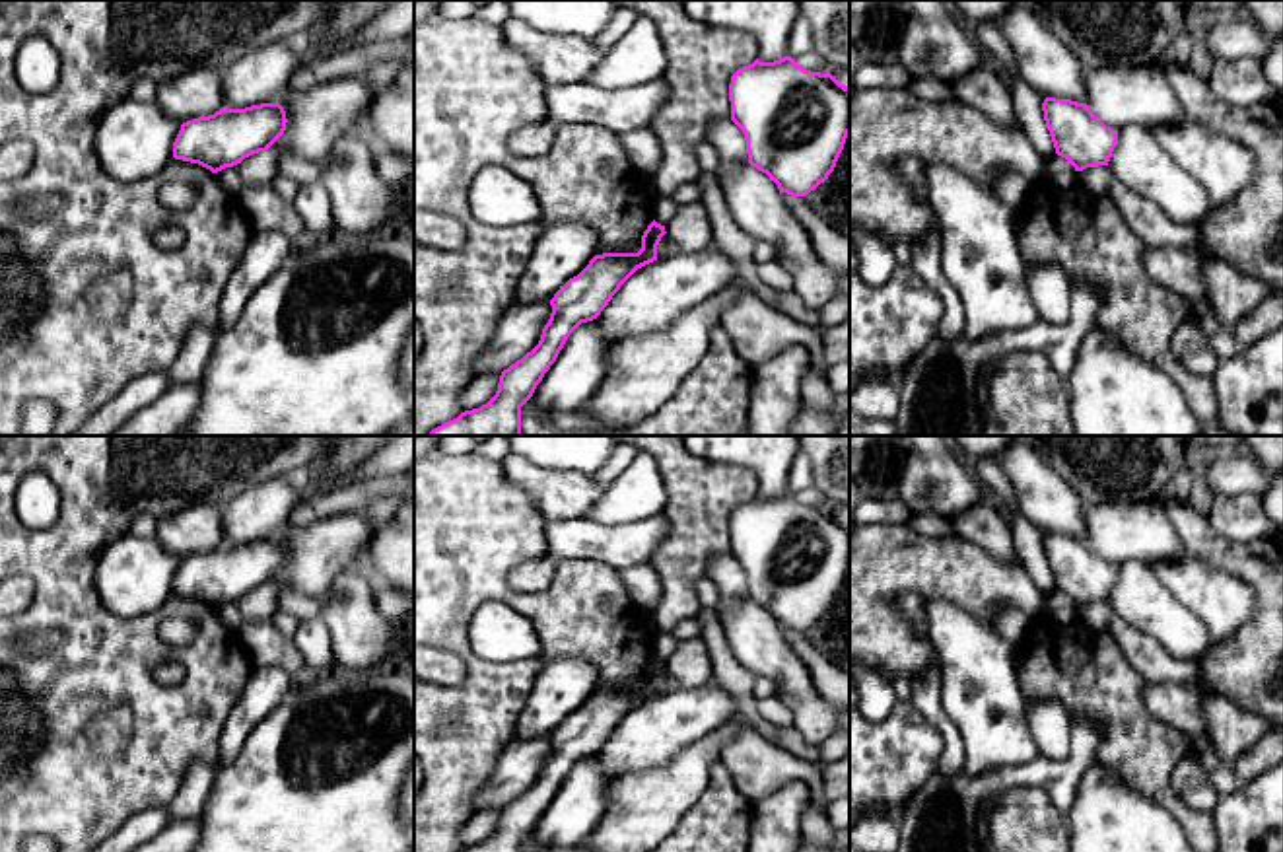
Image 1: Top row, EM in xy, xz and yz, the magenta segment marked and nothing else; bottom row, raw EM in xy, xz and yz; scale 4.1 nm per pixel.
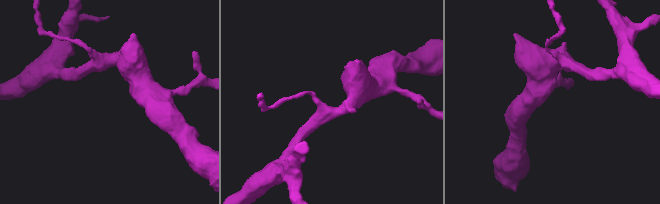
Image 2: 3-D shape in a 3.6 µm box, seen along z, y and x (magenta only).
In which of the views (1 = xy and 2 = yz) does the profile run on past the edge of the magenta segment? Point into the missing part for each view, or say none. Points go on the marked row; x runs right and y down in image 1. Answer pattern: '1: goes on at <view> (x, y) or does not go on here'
1: does not go on here
2: does not go on here

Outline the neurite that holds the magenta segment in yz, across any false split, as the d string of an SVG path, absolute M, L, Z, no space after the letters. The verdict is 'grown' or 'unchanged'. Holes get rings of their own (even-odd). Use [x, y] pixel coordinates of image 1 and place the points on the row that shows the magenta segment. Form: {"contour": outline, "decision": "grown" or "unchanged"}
{"contour": "M1046 97L1042 111L1056 154L1075 171L1108 165L1118 144L1118 130L1094 117L1087 103Z", "decision": "unchanged"}

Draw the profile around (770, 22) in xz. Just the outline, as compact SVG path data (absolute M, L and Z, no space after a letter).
M684 0L684 10L706 25L752 35L758 60L774 62L787 56L799 0Z

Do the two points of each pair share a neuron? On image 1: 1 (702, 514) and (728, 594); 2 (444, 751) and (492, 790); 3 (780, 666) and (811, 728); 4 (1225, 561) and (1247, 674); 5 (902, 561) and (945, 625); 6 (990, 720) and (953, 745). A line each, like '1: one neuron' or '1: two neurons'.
1: two neurons
2: two neurons
3: one neuron
4: one neuron
5: two neurons
6: two neurons

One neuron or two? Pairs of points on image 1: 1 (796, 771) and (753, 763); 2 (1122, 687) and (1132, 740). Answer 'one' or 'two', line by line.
1: one
2: one

